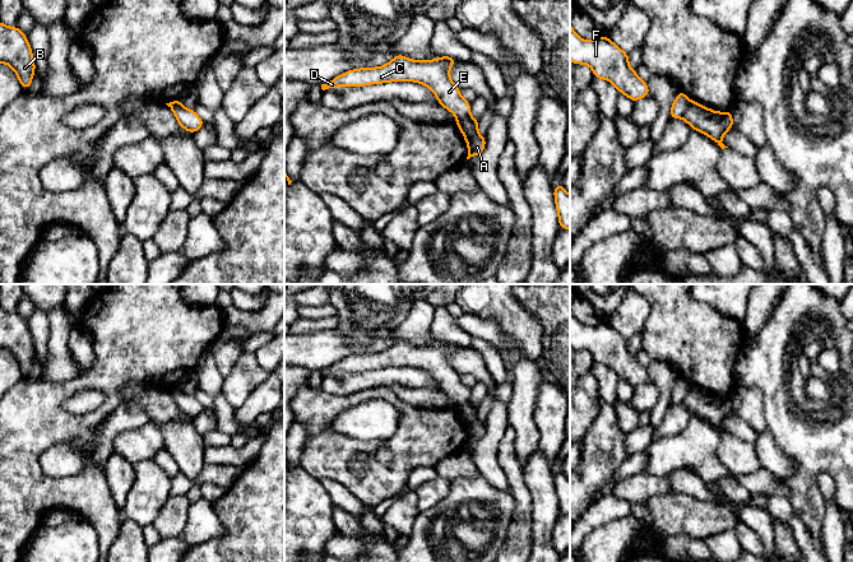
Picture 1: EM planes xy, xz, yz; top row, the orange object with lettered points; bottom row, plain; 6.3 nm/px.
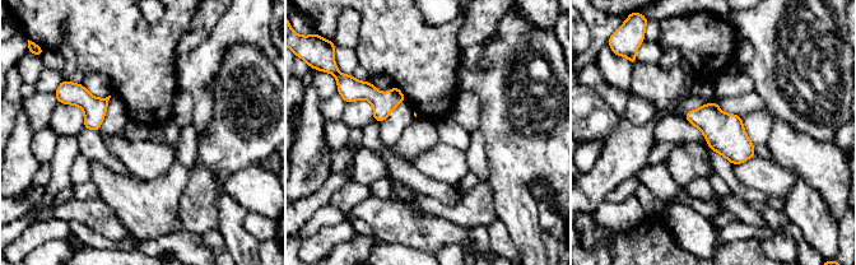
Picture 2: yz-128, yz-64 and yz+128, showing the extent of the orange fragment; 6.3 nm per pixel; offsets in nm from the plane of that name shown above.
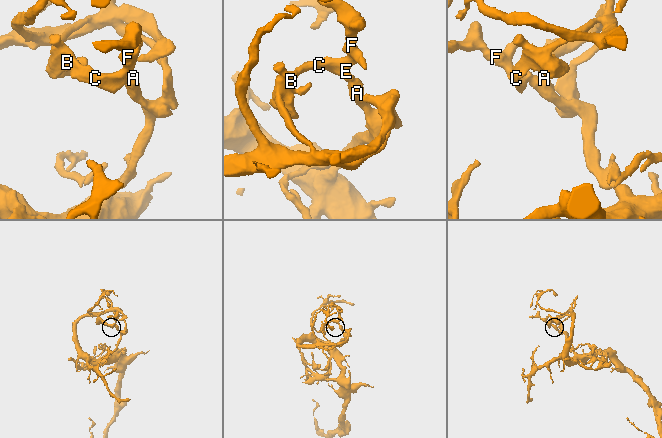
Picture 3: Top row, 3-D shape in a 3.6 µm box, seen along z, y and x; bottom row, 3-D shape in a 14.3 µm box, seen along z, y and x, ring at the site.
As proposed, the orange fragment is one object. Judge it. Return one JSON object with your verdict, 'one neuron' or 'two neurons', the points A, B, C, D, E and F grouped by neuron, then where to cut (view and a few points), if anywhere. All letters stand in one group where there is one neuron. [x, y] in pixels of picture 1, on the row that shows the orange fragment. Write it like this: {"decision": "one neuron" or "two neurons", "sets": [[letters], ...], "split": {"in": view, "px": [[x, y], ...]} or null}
{"decision": "two neurons", "sets": [["A"], ["B", "C", "D", "E", "F"]], "split": {"in": "yz", "px": [[691, 102], [681, 116]]}}

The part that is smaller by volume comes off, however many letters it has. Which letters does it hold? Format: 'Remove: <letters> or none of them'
Remove: A

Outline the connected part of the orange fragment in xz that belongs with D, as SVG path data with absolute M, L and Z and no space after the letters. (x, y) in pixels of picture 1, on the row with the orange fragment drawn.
M395 55L386 65L346 71L326 84L321 84L321 89L363 87L402 80L416 82L430 88L437 97L439 104L449 110L456 119L460 119L469 115L470 102L460 96L460 89L450 79L450 68L455 61L451 56L417 61L403 55Z

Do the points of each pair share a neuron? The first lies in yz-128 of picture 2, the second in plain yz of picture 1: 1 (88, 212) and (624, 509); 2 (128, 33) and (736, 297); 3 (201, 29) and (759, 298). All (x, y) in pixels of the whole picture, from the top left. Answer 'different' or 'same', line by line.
1: different
2: different
3: same

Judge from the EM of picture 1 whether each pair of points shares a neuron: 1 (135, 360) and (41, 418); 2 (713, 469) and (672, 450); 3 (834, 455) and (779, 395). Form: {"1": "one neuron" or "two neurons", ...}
{"1": "one neuron", "2": "one neuron", "3": "one neuron"}

